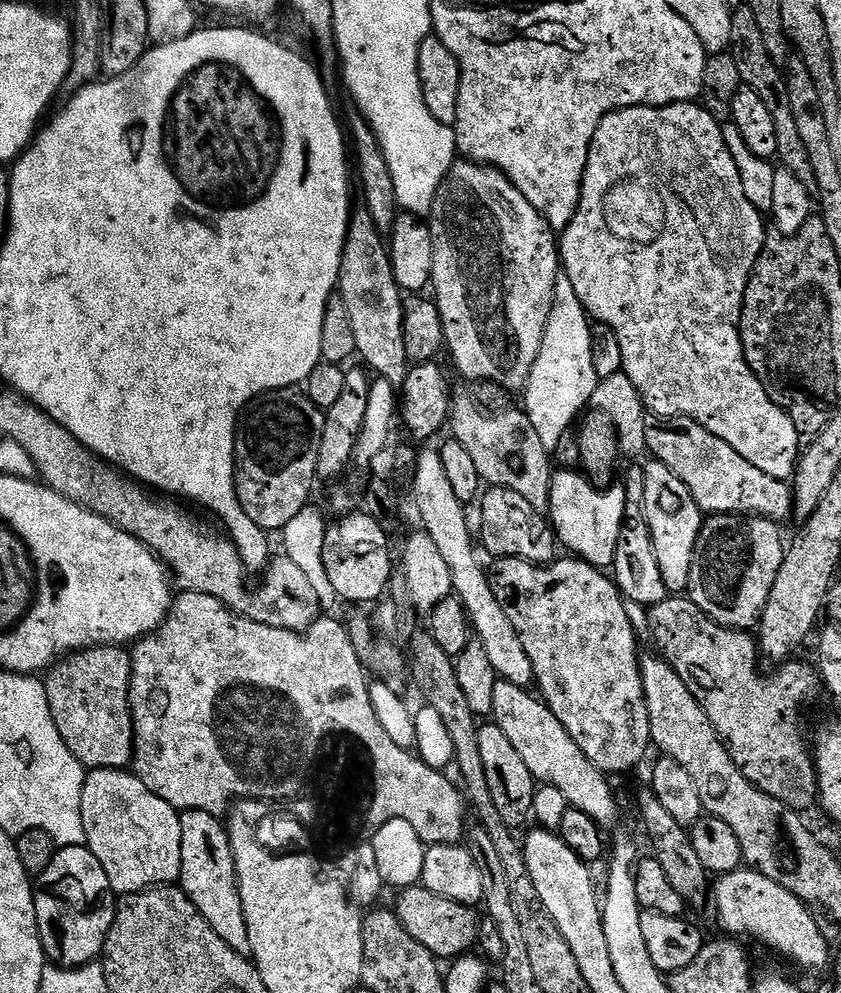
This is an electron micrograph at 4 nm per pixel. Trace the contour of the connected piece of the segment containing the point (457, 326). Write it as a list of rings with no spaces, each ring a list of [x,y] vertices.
[[[457,159],[450,166],[442,186],[434,194],[434,202],[430,213],[430,227],[432,230],[432,241],[434,242],[434,270],[432,271],[431,291],[438,310],[442,314],[442,326],[444,327],[444,342],[447,355],[452,355],[456,368],[468,379],[468,382],[485,380],[486,382],[498,382],[498,386],[508,389],[516,394],[523,390],[528,384],[530,370],[534,370],[534,362],[538,358],[538,350],[542,350],[542,338],[546,330],[546,322],[550,318],[550,310],[554,302],[554,290],[556,279],[562,275],[560,262],[560,250],[558,247],[557,233],[546,222],[546,218],[530,202],[526,202],[526,194],[510,182],[510,178],[504,172],[491,168],[489,164],[477,164],[475,160]]]

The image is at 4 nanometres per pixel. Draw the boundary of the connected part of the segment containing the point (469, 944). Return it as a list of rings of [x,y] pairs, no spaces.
[[[423,886],[405,888],[394,905],[394,911],[402,926],[406,926],[406,934],[415,938],[421,946],[426,946],[430,954],[441,961],[451,962],[473,951],[480,938],[481,917],[476,916],[477,909],[470,904],[450,902],[450,898],[442,898],[442,894],[434,894],[434,890],[426,890]]]

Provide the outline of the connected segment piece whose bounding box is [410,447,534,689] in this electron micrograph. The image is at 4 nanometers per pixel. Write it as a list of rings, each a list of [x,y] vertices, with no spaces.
[[[435,447],[428,448],[417,455],[414,460],[412,475],[412,496],[416,499],[416,512],[420,515],[423,531],[434,538],[434,546],[446,558],[446,566],[450,566],[452,590],[468,611],[468,620],[472,623],[475,639],[482,642],[497,677],[506,682],[514,682],[514,686],[531,689],[534,684],[530,654],[526,654],[526,646],[522,646],[522,638],[518,638],[518,630],[514,630],[514,622],[506,618],[506,610],[502,610],[502,602],[494,598],[492,581],[486,568],[476,561],[474,532],[468,529],[466,505],[454,494],[442,467],[442,458]]]

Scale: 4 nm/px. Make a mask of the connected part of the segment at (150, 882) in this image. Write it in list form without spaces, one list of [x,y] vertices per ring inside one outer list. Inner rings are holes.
[[[93,768],[84,777],[82,786],[82,826],[86,830],[86,847],[102,862],[102,870],[106,870],[106,878],[110,878],[110,886],[117,897],[128,896],[131,892],[145,892],[147,888],[157,886],[172,886],[179,881],[182,870],[182,826],[180,825],[180,812],[170,806],[170,802],[162,802],[158,794],[146,790],[146,786],[131,771],[119,768]]]

